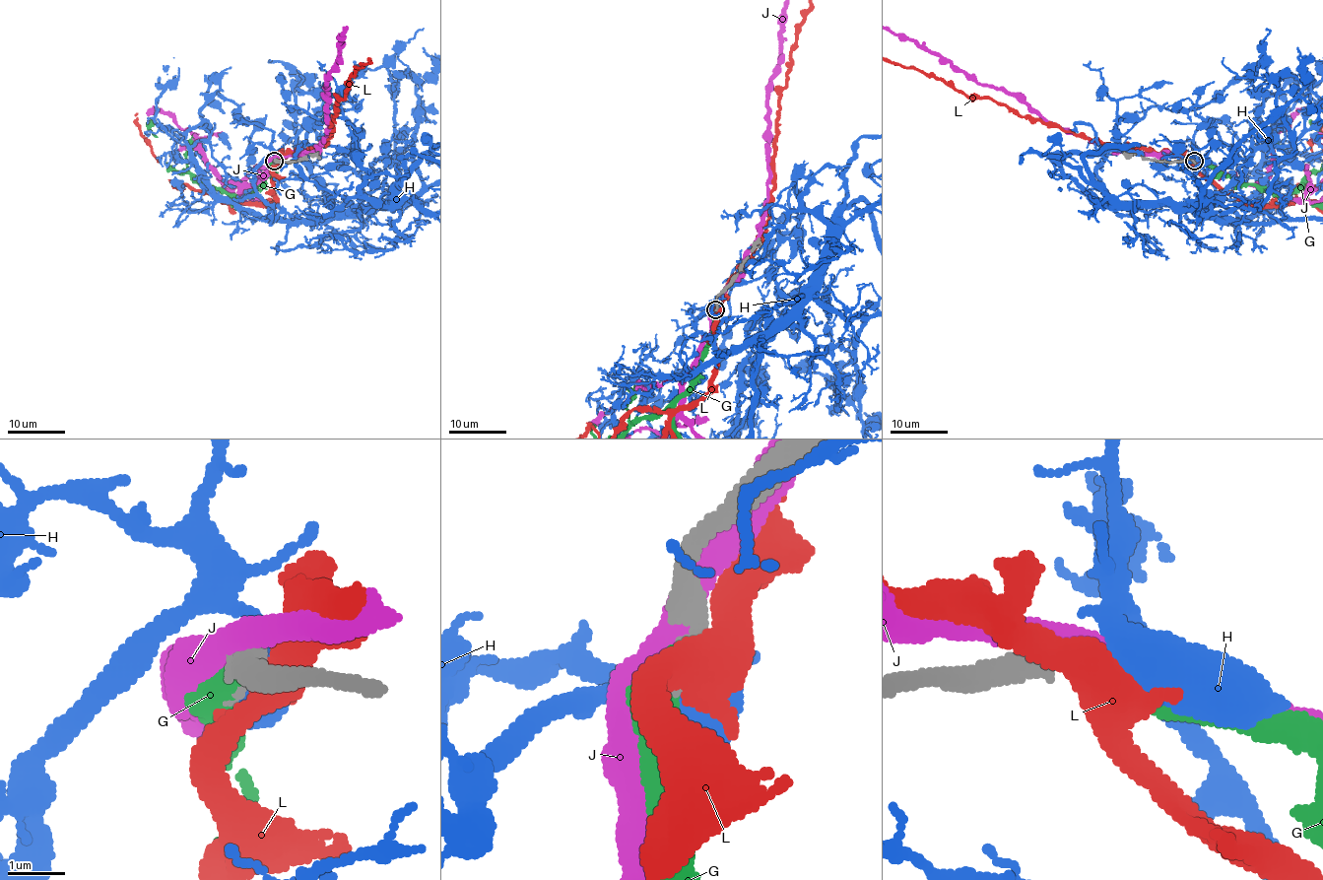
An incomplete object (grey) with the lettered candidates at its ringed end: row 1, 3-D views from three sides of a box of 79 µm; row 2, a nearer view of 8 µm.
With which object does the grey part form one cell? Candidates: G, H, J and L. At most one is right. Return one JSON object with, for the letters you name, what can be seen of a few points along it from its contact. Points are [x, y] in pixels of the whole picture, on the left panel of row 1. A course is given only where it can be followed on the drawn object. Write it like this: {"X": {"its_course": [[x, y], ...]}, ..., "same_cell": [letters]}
{"G": {"its_course": [[275, 161], [260, 183], [231, 201], [250, 215], [257, 211], [253, 215], [209, 179], [196, 173], [181, 179]]}, "same_cell": ["G"]}

